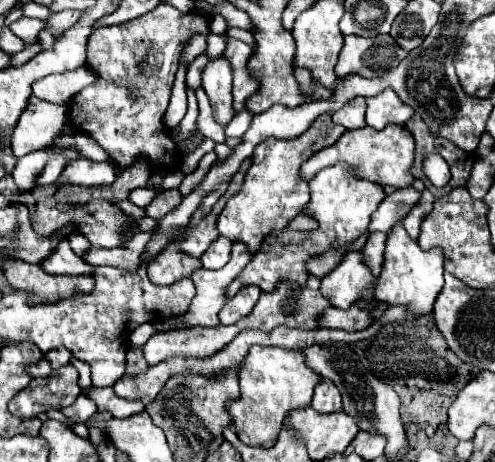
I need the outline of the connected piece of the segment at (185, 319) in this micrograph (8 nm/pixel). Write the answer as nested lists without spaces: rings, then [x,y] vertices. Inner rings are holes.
[[[234,242],[232,244],[232,254],[230,254],[230,262],[220,268],[220,270],[196,270],[192,274],[192,282],[196,284],[196,296],[194,296],[194,302],[190,304],[190,310],[184,314],[184,316],[178,316],[178,318],[166,318],[162,320],[162,324],[158,326],[158,330],[182,330],[182,328],[196,328],[196,326],[202,326],[202,328],[212,328],[212,326],[218,326],[218,310],[226,304],[226,286],[240,274],[240,270],[250,262],[250,252],[244,244],[240,242]]]

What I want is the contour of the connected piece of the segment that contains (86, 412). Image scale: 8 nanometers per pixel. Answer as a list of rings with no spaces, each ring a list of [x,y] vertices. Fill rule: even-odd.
[[[80,392],[80,396],[76,398],[76,402],[64,410],[64,414],[66,414],[68,418],[72,418],[74,422],[86,422],[86,420],[88,420],[92,414],[96,414],[96,412],[98,412],[96,404],[94,404],[84,392]]]

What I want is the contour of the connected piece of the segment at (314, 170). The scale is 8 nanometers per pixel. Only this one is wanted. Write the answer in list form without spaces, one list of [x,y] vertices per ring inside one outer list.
[[[370,126],[358,128],[358,130],[348,130],[340,136],[340,140],[314,154],[304,166],[302,166],[302,176],[306,180],[312,180],[322,168],[346,162],[356,168],[358,178],[374,180],[380,182],[382,186],[394,186],[394,188],[406,188],[414,178],[410,174],[412,162],[414,162],[414,138],[406,126],[386,126],[384,130],[374,130]]]

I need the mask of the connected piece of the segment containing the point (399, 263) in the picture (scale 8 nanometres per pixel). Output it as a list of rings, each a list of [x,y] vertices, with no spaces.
[[[398,224],[398,226],[394,226],[392,234],[388,236],[384,258],[386,260],[384,260],[376,290],[374,290],[374,298],[378,302],[388,304],[388,306],[402,306],[414,318],[430,314],[432,308],[434,308],[434,300],[440,294],[442,284],[444,284],[444,278],[442,278],[442,274],[444,274],[444,268],[442,268],[444,254],[442,254],[442,250],[432,248],[432,250],[424,252],[418,246],[418,242],[414,242],[406,234],[404,226]]]

